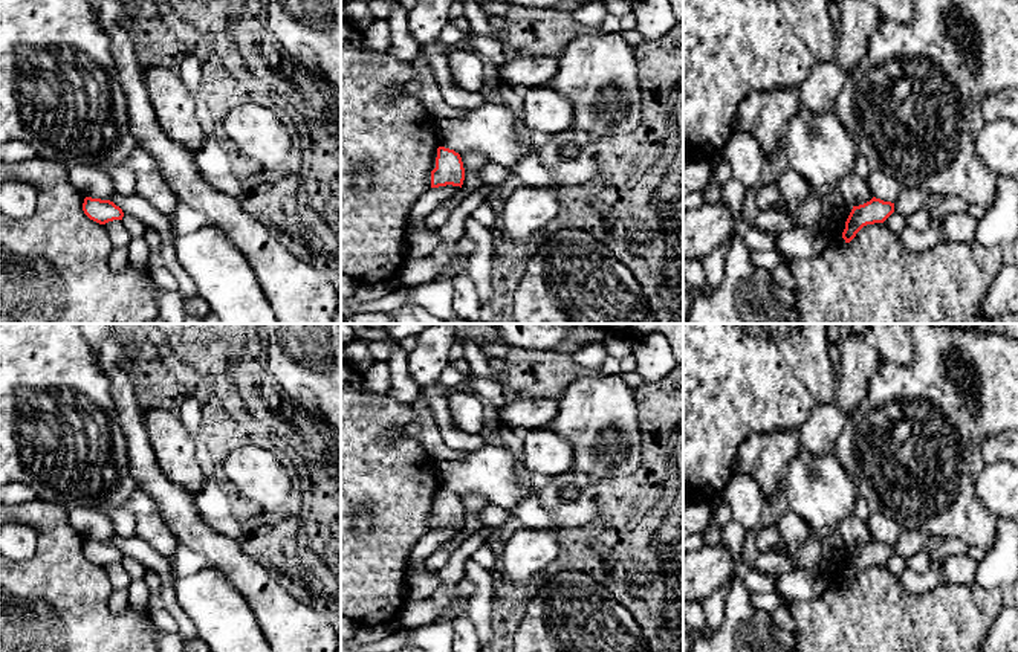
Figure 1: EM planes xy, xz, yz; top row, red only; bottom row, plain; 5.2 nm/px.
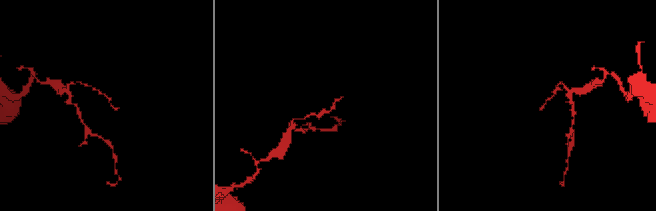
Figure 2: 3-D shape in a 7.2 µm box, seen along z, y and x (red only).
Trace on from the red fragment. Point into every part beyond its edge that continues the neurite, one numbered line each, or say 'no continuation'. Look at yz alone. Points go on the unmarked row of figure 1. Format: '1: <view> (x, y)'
no continuation

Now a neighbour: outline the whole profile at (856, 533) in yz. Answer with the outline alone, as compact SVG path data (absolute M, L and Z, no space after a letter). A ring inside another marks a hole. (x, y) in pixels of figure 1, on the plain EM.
M856 516L844 519L838 530L851 548L864 547L873 541L873 534L867 522L858 519Z

